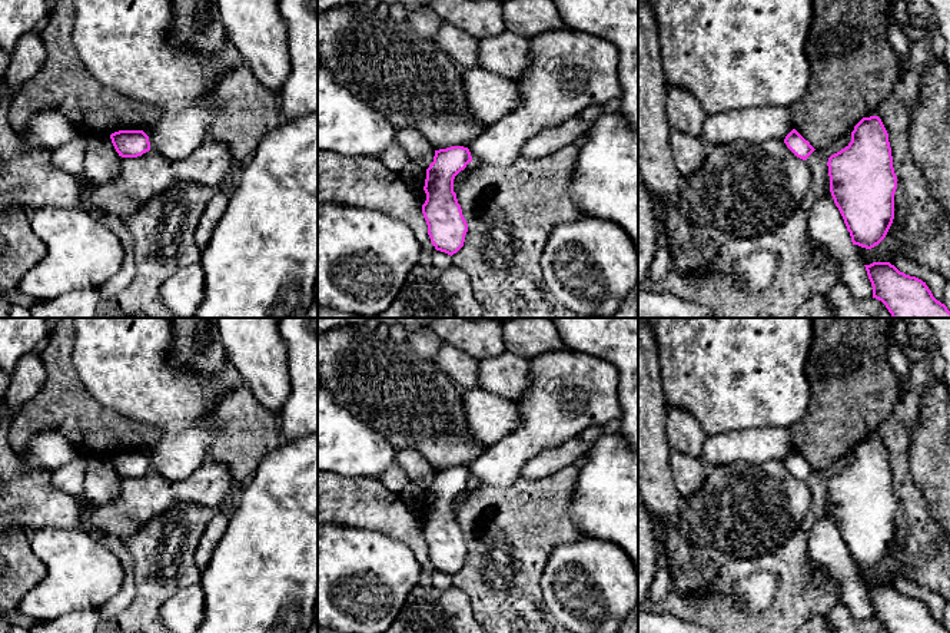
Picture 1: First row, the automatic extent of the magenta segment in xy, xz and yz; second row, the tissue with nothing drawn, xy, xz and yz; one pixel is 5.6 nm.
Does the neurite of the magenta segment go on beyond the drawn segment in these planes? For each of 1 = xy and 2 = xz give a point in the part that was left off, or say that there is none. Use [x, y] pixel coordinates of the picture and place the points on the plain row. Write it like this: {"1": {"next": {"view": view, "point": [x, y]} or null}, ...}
{"1": {"next": null}, "2": {"next": null}}

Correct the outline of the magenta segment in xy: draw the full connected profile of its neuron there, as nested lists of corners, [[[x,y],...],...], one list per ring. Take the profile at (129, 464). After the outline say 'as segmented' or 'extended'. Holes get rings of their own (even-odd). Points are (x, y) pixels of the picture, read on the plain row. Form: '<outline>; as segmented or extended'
[[[119,451],[110,460],[122,478],[137,478],[150,471],[149,457],[143,451]]]; as segmented

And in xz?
[[[451,467],[435,471],[434,483],[426,490],[426,521],[422,534],[428,556],[436,571],[451,577],[464,567],[468,553],[468,544],[454,513],[454,500],[469,483],[472,477],[468,468]]]; as segmented

